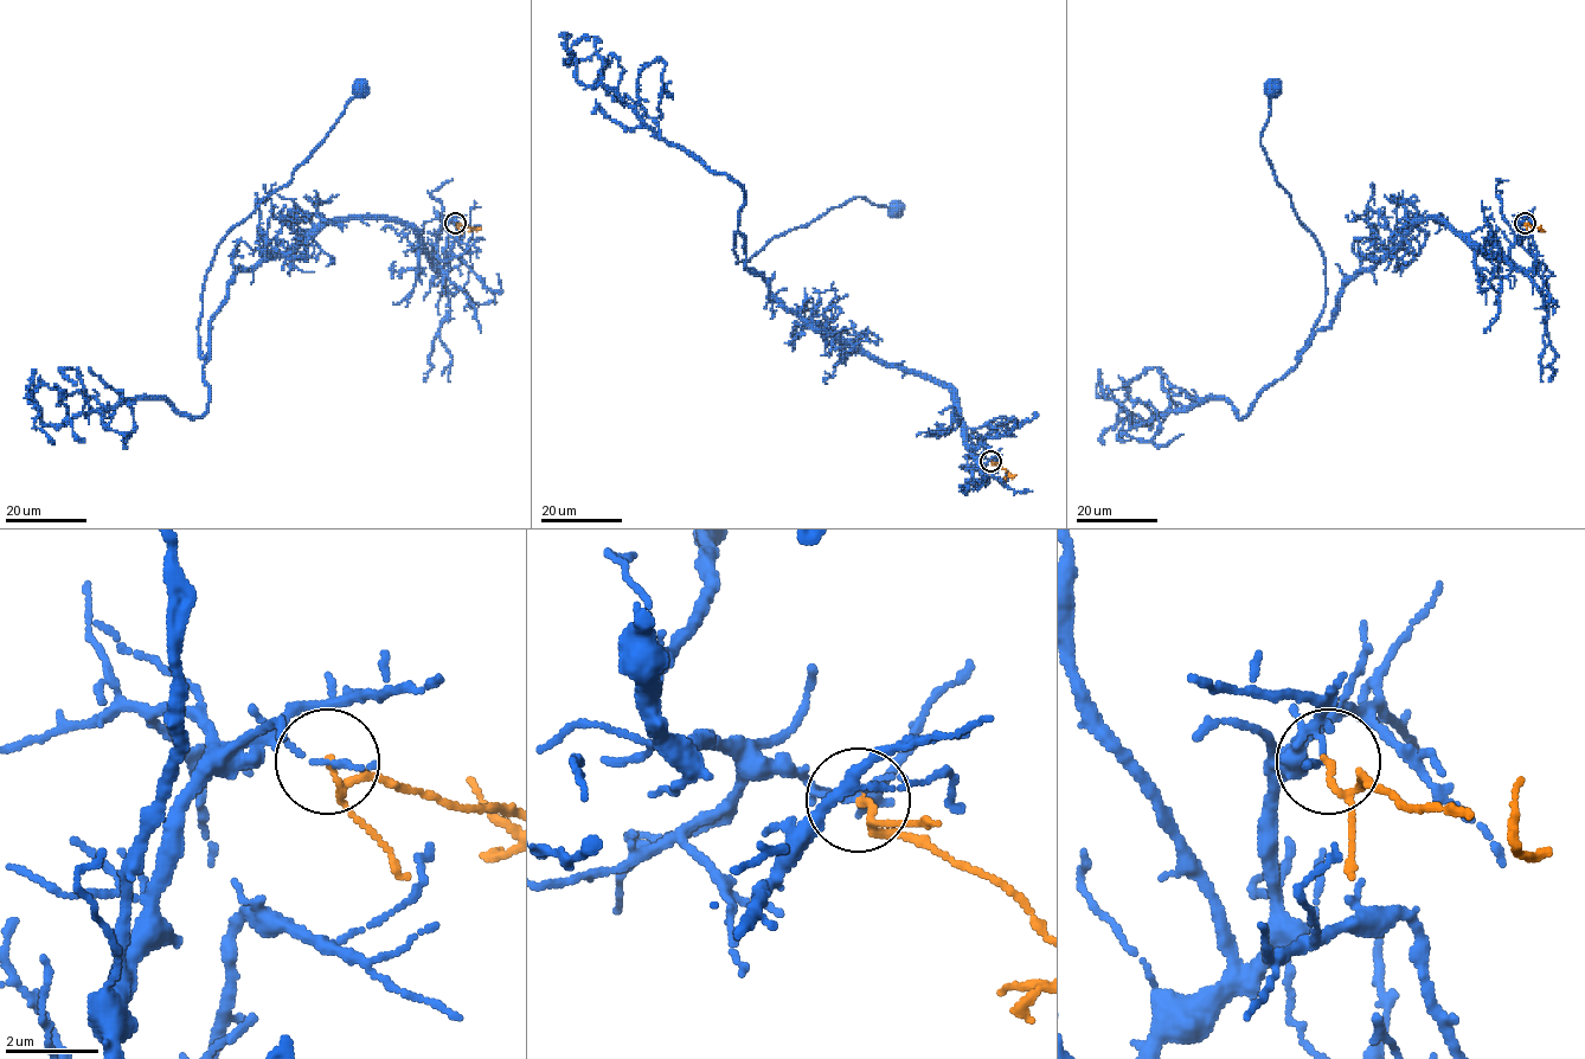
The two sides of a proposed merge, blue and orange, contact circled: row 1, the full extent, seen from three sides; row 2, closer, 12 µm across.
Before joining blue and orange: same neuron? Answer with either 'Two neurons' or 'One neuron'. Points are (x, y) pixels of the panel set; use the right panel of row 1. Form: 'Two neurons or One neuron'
Two neurons

